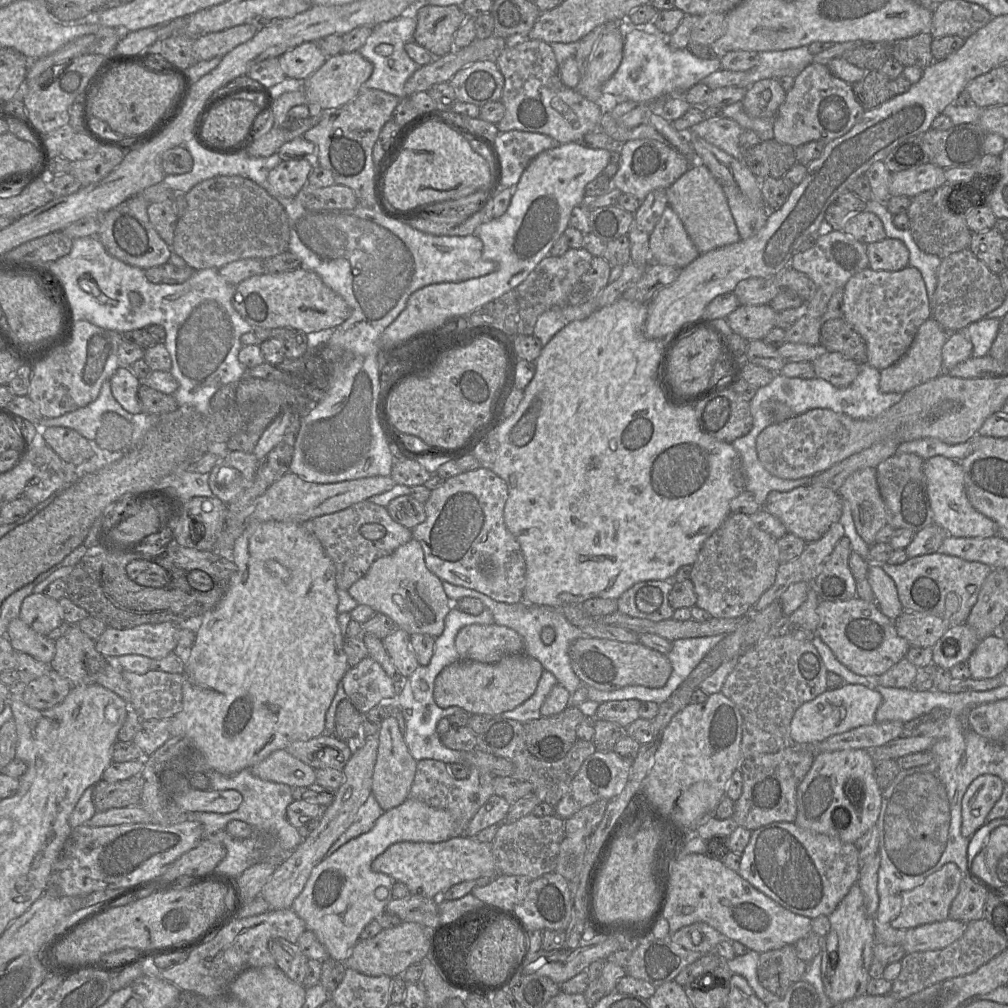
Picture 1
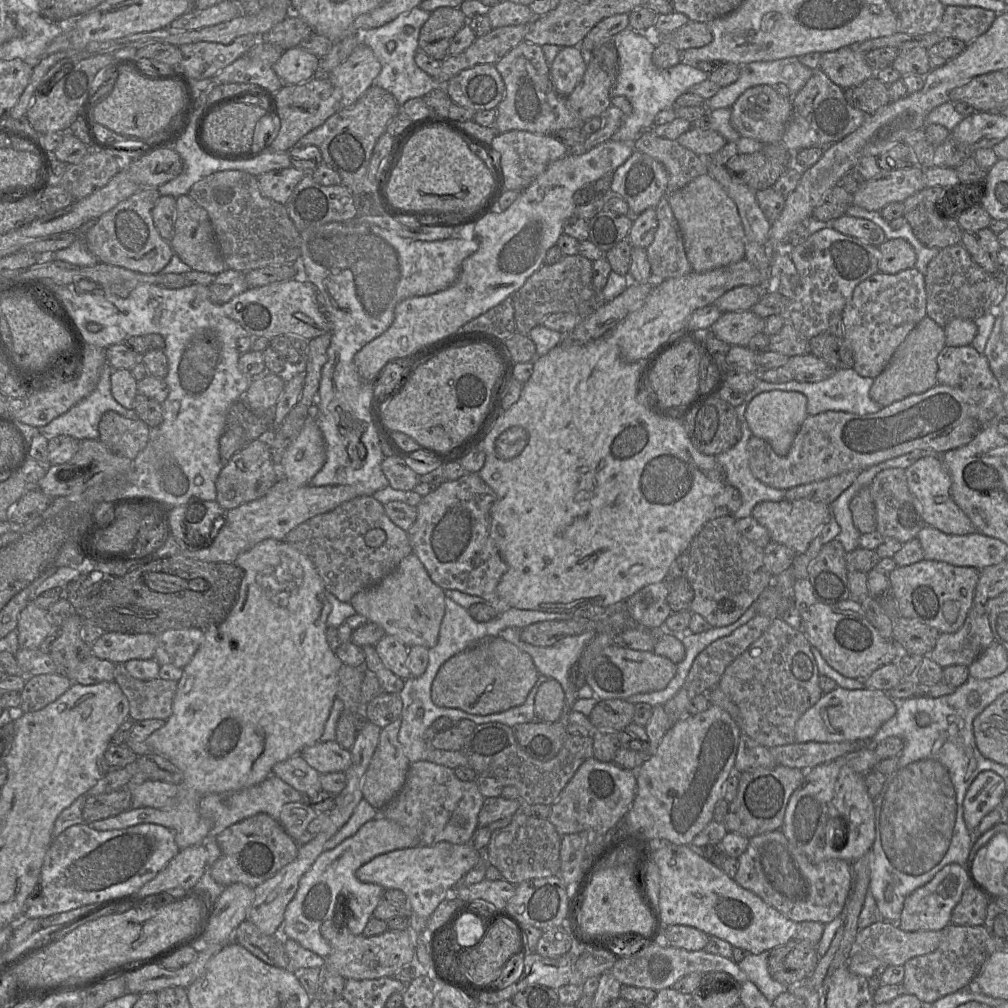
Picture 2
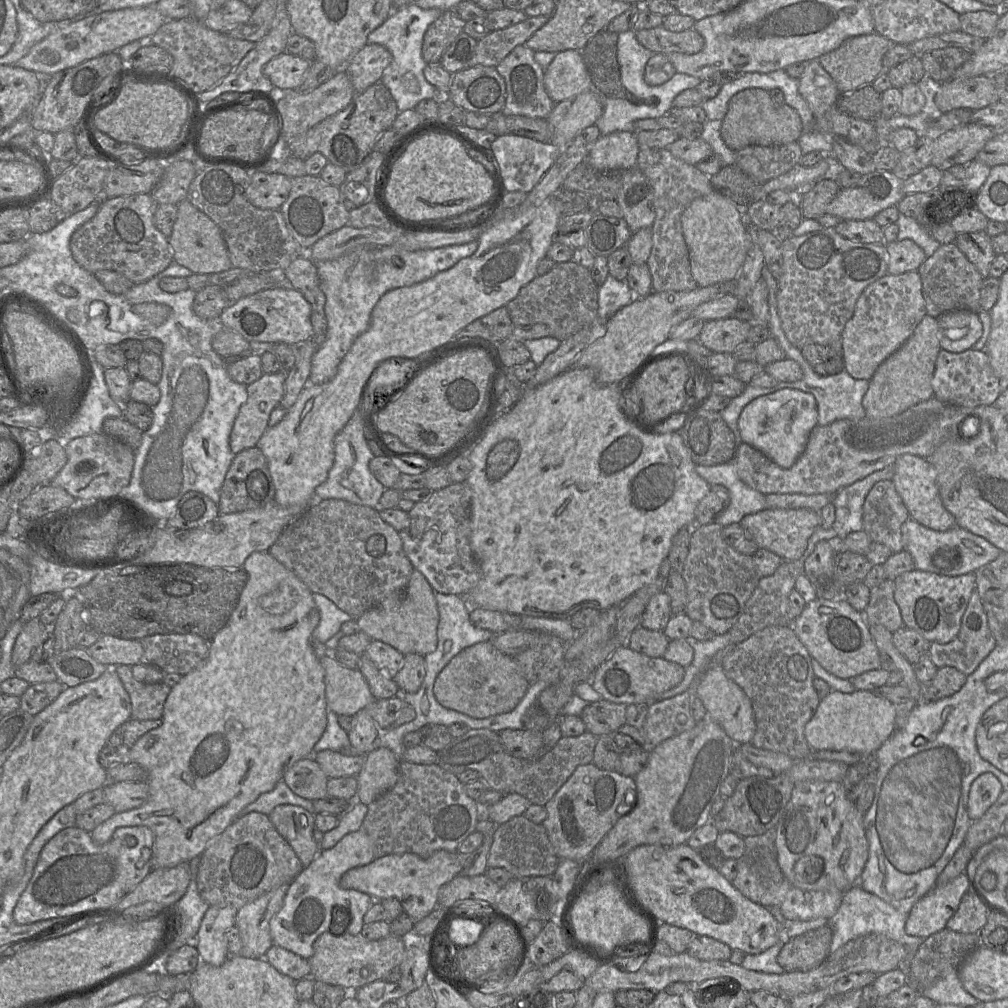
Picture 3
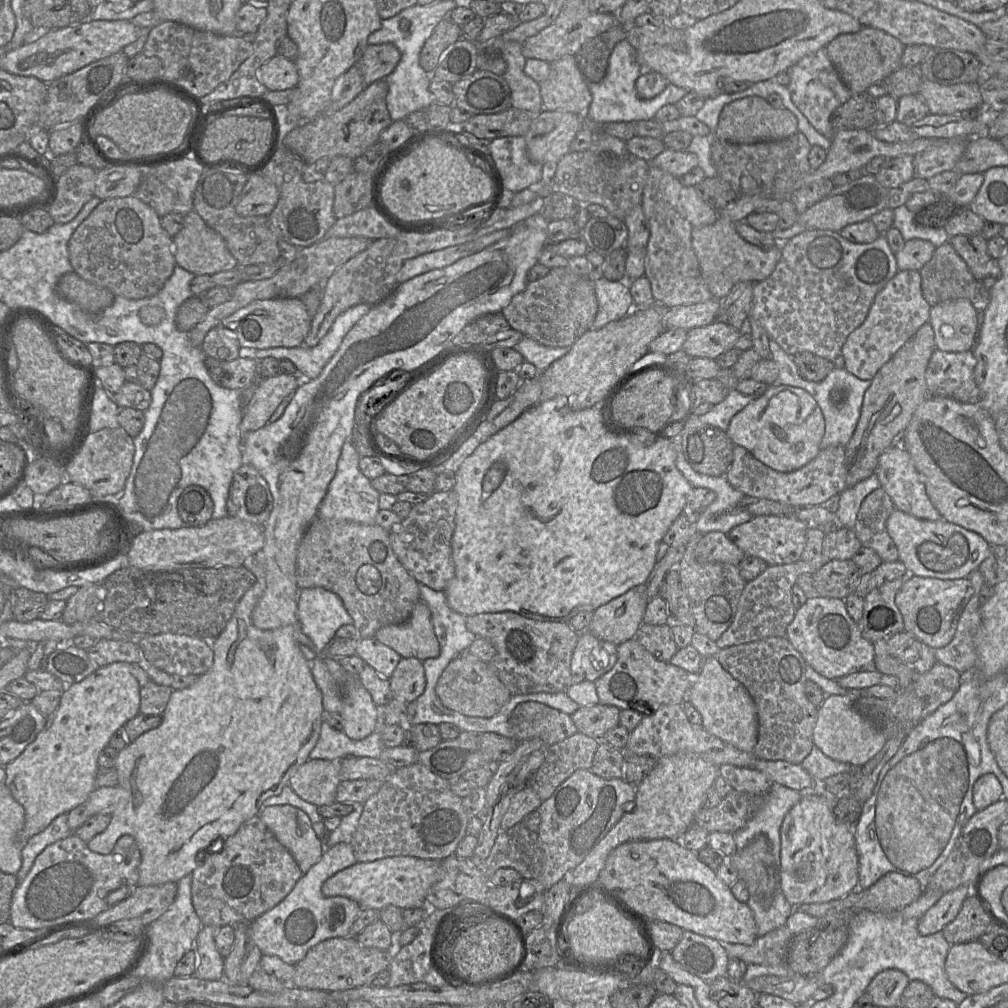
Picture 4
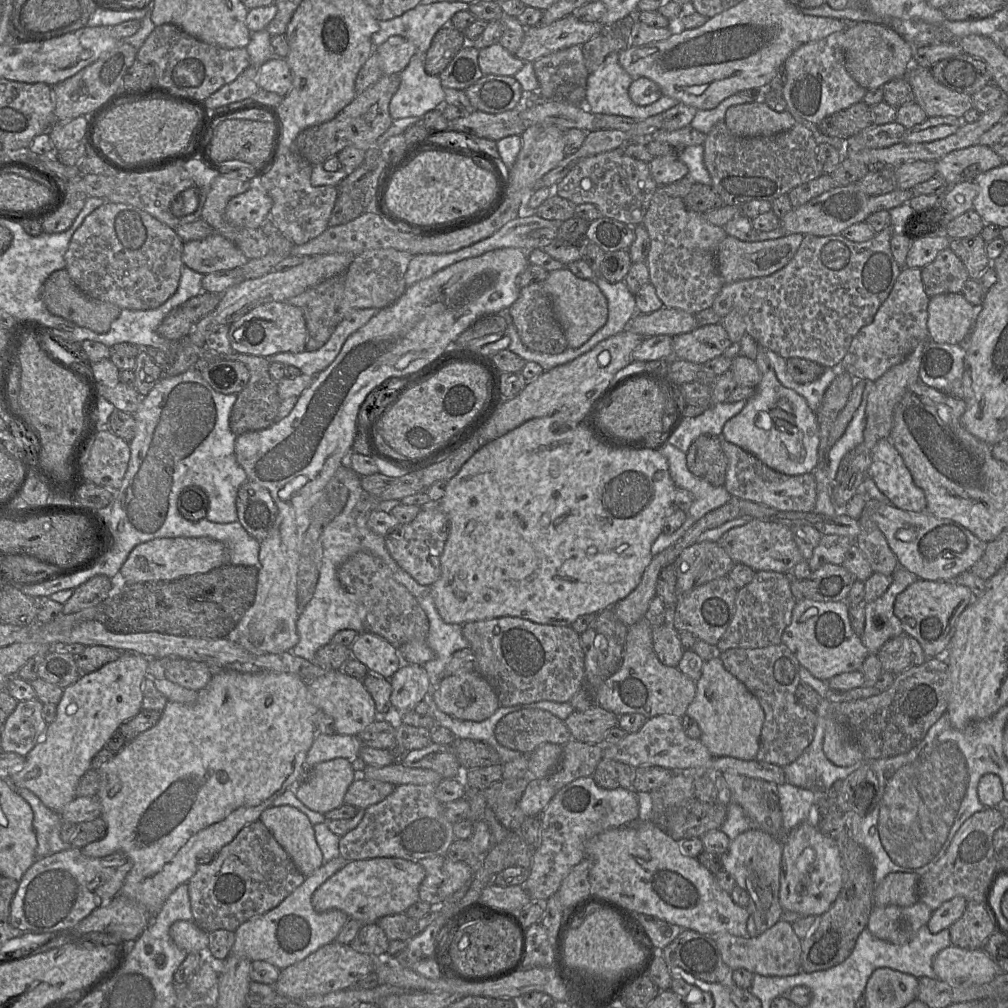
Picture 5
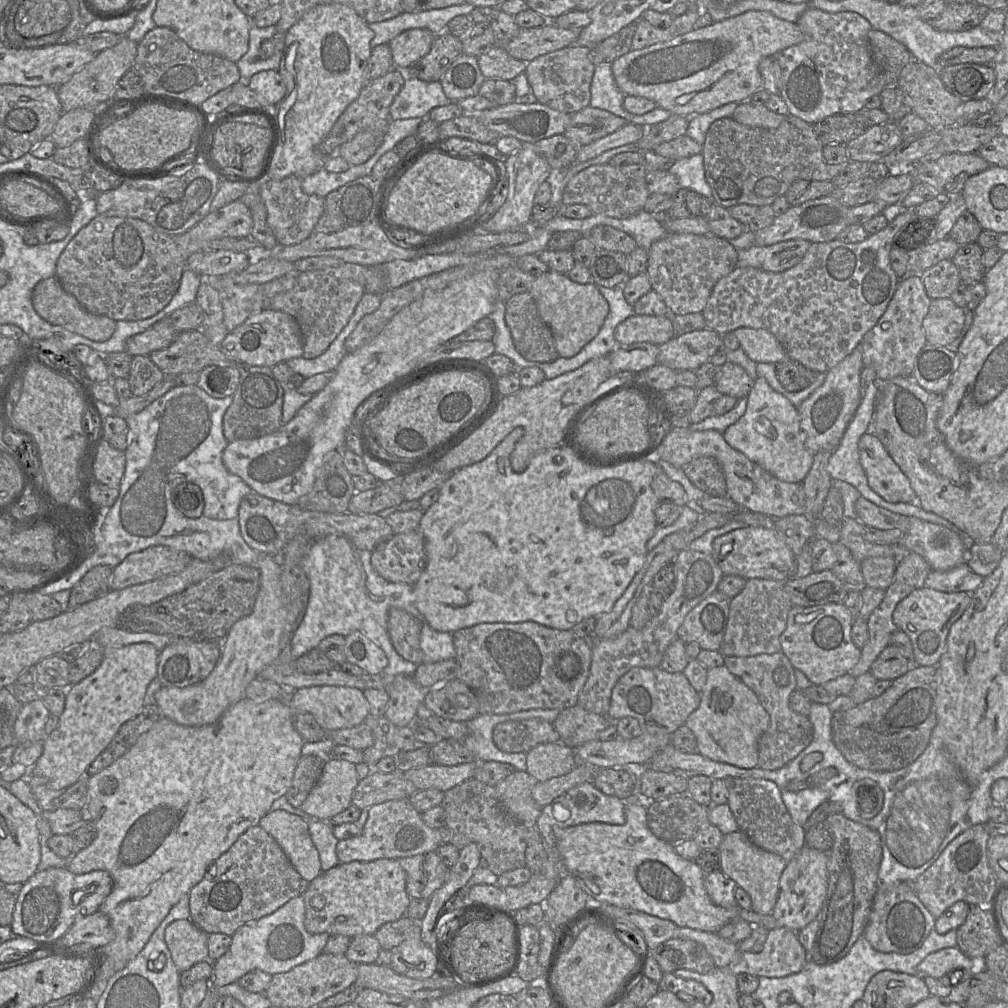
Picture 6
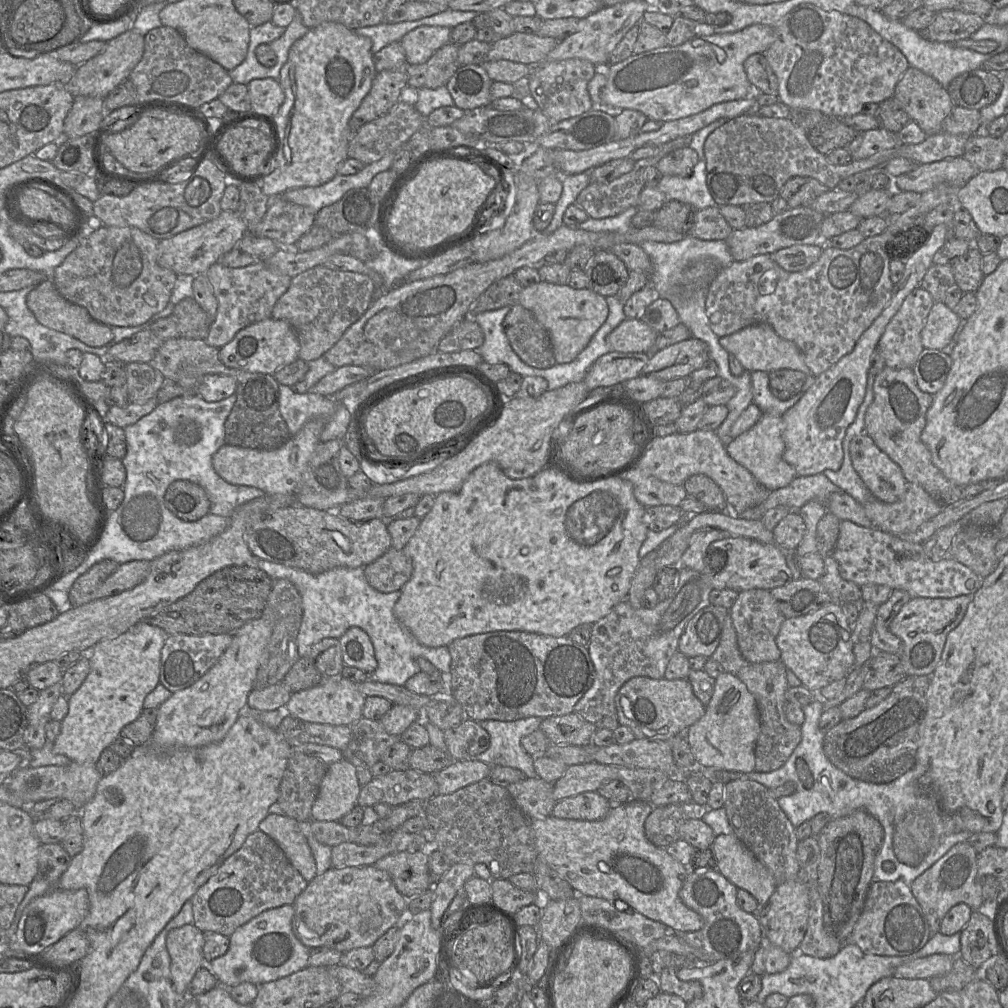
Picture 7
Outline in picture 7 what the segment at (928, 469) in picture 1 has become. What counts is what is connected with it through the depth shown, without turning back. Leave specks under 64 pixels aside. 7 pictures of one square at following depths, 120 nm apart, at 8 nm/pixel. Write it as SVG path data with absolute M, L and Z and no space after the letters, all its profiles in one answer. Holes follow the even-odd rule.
M868 434L855 436L849 450L855 471L876 499L893 503L905 495L907 480L900 466Z

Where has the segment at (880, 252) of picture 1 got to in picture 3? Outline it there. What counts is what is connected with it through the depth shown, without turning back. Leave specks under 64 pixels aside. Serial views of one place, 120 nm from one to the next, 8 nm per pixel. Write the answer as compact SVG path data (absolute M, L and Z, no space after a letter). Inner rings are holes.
M897 240L886 244L888 254L888 274L899 275L917 271L926 260L923 249L913 240Z

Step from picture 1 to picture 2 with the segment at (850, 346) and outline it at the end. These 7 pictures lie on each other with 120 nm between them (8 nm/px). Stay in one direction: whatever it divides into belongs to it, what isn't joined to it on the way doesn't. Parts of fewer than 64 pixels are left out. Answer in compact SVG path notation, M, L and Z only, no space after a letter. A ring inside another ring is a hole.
M828 330L809 340L810 354L837 370L851 369L854 356L844 338L832 335Z

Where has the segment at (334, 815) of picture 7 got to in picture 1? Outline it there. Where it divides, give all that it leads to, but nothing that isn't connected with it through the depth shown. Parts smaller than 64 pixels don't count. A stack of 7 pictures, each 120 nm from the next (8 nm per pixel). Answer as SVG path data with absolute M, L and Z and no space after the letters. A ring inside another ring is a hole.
M285 749L272 752L252 766L250 771L262 780L283 783L290 787L316 783L315 769L292 756Z

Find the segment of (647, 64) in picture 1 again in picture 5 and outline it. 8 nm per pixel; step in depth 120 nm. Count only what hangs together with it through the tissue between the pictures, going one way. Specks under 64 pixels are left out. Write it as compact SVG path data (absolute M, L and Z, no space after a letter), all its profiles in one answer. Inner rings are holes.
M619 52L609 54L602 65L588 77L585 107L594 115L610 114L630 117L635 120L645 120L650 116L664 113L678 103L675 99L662 95L657 101L650 105L636 105L629 97L629 87L632 81L632 77L619 63Z

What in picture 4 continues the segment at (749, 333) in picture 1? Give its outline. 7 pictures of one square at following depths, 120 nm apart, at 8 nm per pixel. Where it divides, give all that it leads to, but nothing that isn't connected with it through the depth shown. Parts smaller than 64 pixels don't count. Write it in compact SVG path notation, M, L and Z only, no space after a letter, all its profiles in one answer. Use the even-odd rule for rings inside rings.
M712 322L706 326L690 329L682 350L691 358L716 359L734 348L740 336L739 329L725 322Z

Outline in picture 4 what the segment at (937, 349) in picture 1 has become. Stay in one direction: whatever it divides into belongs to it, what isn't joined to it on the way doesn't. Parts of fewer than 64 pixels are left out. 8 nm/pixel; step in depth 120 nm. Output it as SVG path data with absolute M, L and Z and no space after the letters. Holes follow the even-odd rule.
M929 322L923 324L913 337L907 341L896 354L886 362L871 380L870 387L865 391L860 418L850 441L845 446L845 467L847 488L875 473L879 456L895 444L909 424L917 407L929 396L925 372L933 351L936 349L934 331Z

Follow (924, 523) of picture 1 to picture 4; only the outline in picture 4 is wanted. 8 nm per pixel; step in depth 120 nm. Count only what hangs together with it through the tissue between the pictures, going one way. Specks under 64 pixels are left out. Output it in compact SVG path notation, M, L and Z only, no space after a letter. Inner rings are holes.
M879 487L862 502L852 529L861 546L874 550L882 562L899 560L897 547L886 529L886 521L894 509L889 495Z

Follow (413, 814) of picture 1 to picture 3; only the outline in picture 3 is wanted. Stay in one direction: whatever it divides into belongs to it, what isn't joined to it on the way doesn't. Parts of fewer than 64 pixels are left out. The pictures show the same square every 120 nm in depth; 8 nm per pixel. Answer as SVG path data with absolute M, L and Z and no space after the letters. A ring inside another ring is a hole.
M364 830L348 833L332 848L320 850L310 865L303 868L289 884L281 909L271 918L270 934L273 944L308 960L314 953L314 941L326 931L335 935L345 932L360 935L364 926L363 917L375 900L366 893L343 889L339 883L345 872L367 865L375 859L375 847ZM334 912L338 923L342 924L338 930L332 922Z

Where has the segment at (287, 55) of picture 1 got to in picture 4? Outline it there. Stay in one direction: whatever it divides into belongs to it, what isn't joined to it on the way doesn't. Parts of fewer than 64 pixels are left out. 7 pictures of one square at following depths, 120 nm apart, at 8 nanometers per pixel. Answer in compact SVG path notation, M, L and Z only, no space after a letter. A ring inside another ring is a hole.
M275 55L257 70L257 79L270 91L294 88L299 81L294 61Z

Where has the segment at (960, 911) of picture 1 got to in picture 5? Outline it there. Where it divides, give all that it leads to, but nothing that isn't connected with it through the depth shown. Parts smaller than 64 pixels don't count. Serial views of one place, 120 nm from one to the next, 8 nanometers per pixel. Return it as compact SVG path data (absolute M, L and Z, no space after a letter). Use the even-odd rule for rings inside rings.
M968 901L963 915L949 928L951 943L963 949L981 949L995 932L984 902Z

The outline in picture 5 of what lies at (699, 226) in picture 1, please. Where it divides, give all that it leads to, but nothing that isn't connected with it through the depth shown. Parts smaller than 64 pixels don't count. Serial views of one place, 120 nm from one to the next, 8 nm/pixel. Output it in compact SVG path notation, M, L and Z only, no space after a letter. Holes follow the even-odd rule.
M796 233L773 240L744 242L727 235L716 251L717 269L724 283L769 276L787 265L797 252L803 238L804 235Z

